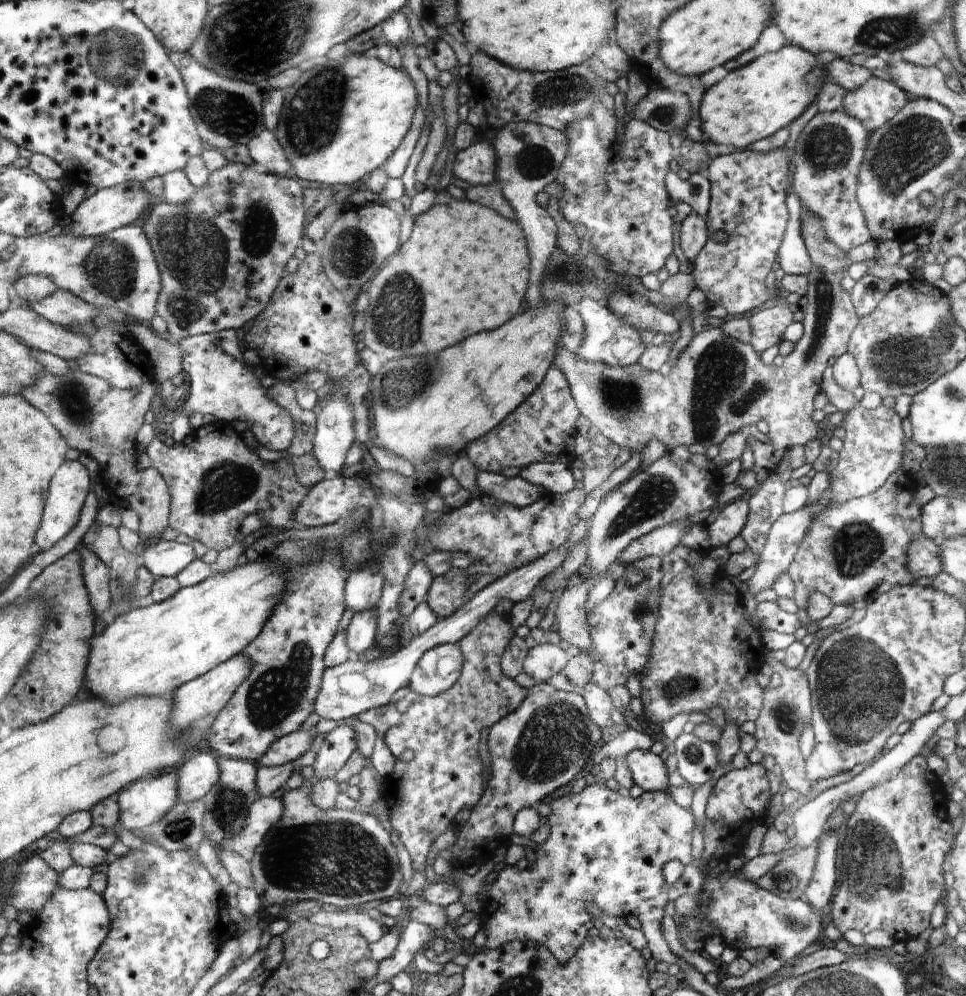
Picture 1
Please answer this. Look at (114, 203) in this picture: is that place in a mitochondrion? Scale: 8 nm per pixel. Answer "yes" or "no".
no

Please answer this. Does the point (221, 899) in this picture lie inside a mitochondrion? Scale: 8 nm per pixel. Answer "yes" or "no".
no

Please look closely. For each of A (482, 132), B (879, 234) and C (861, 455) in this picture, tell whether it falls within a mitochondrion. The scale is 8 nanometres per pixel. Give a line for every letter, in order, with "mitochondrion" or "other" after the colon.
A: other
B: other
C: other

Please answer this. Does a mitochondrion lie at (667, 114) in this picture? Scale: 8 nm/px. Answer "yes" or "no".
yes

